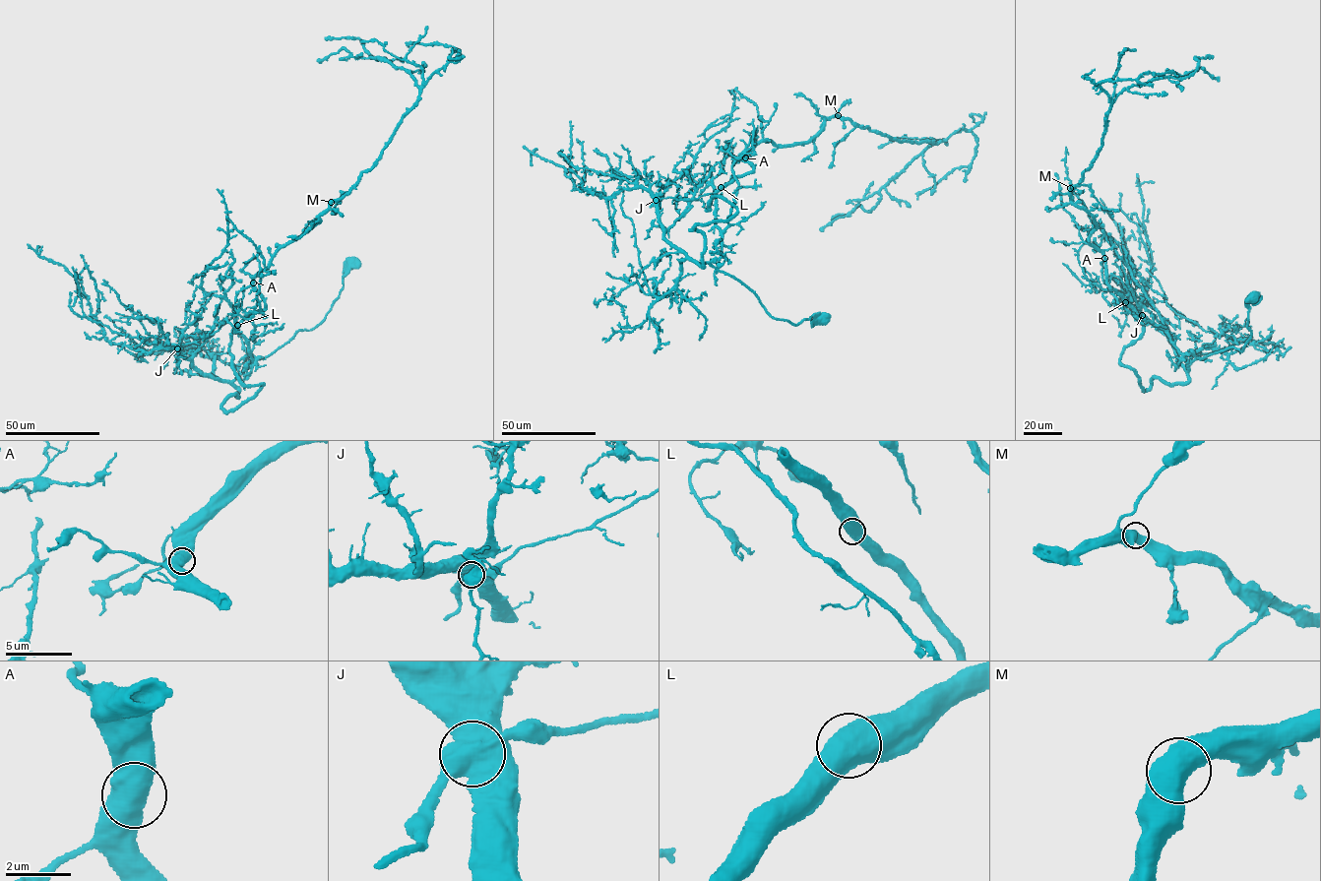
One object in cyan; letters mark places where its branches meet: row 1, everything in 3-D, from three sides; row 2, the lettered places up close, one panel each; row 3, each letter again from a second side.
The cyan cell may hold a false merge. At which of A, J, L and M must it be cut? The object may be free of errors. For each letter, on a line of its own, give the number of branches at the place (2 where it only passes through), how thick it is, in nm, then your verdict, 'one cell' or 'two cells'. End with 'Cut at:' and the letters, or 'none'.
A: branches 2; calibre 750 nm; one cell
J: branches 2; calibre 800 nm; two cells
L: branches 2; calibre 700 nm; one cell
M: branches 2; calibre 700 nm; one cell
Cut at: J

